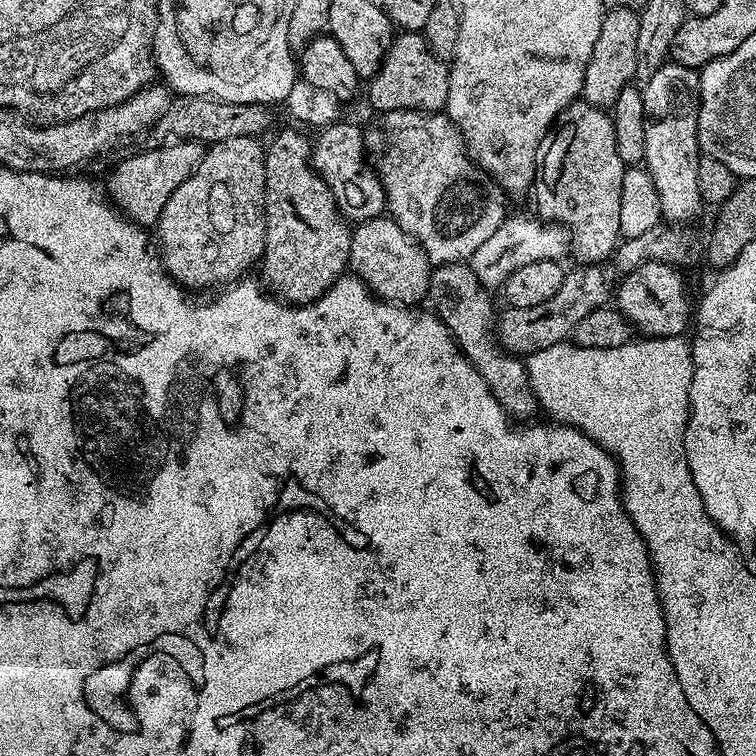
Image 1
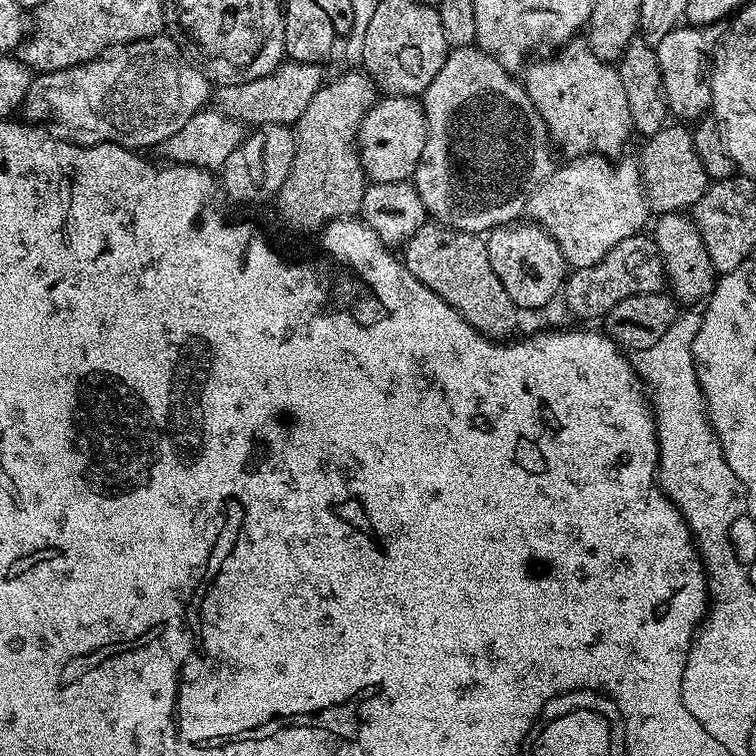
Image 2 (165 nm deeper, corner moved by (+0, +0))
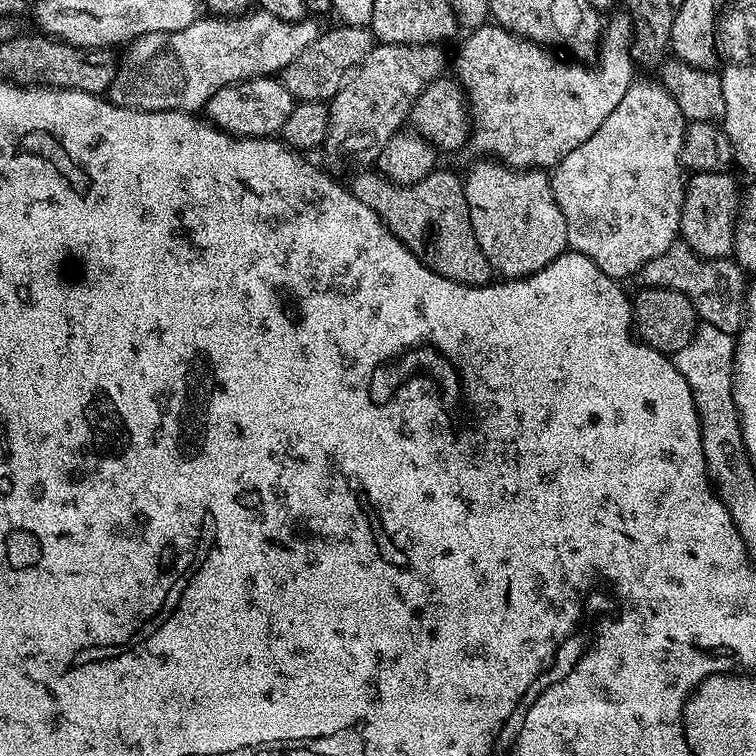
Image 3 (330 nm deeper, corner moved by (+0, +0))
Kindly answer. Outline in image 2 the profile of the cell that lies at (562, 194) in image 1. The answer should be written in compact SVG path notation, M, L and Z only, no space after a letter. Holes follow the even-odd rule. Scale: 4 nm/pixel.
M584 38L569 40L549 56L549 60L536 60L533 64L531 61L523 69L522 83L546 122L553 145L564 148L568 158L593 154L619 157L628 135L634 132L630 102L626 102L619 71L609 61L598 58Z

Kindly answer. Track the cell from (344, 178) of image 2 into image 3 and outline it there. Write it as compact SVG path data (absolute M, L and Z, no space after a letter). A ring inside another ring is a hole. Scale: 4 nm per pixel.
M377 43L370 50L360 67L345 80L338 94L330 101L328 111L328 138L324 141L323 151L328 151L336 160L345 160L356 166L372 166L379 161L386 142L395 132L405 127L404 119L416 107L416 100L430 82L441 79L444 72L444 51L439 44L381 44Z

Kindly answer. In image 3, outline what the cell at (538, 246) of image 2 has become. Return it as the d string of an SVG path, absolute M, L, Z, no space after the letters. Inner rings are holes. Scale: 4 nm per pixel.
M492 158L477 160L463 177L464 193L470 226L474 226L474 238L478 238L488 265L493 273L509 280L541 272L568 248L566 218L556 204L549 173L509 168Z

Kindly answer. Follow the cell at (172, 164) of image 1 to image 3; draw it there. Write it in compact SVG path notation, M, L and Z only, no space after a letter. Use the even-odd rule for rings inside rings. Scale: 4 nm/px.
M259 76L253 80L242 80L231 84L208 99L206 116L211 123L232 136L259 136L272 138L283 129L292 116L294 98L286 90L283 79Z

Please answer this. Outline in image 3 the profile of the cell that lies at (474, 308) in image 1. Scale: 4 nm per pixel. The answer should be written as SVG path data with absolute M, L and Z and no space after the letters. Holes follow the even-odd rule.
M376 170L357 172L360 173L350 183L354 198L379 214L380 221L427 268L463 284L486 284L493 279L486 254L482 254L482 246L474 238L474 226L470 226L464 181L459 175L437 170L417 184L395 184Z

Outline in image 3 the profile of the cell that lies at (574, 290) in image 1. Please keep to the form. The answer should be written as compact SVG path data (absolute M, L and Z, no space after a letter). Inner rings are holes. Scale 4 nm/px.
M677 242L644 267L642 279L649 288L669 288L686 294L696 308L697 317L726 334L735 337L744 327L744 298L748 295L749 281L735 259L704 260L688 244Z

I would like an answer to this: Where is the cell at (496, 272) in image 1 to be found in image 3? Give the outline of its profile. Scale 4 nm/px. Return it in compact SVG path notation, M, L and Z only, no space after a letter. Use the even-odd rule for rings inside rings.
M648 80L641 84L640 81L633 82L630 90L626 90L626 98L614 106L606 122L602 122L582 146L570 150L570 154L551 169L552 193L562 210L562 218L566 218L568 248L590 258L598 270L613 280L624 282L635 272L636 275L643 273L651 260L666 254L666 250L677 243L686 187L686 169L682 163L685 127L678 102L663 84L651 84Z

